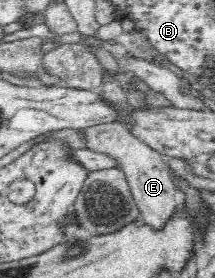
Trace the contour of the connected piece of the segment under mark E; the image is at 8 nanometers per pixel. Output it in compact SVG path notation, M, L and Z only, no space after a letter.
M120 122L88 127L85 129L87 139L89 139L87 147L116 158L118 168L125 173L133 200L143 222L152 227L154 231L162 231L162 227L174 217L179 207L174 197L178 189L175 176L171 168L163 162L161 154L140 141L135 134L129 131L129 128L130 126L120 124Z

